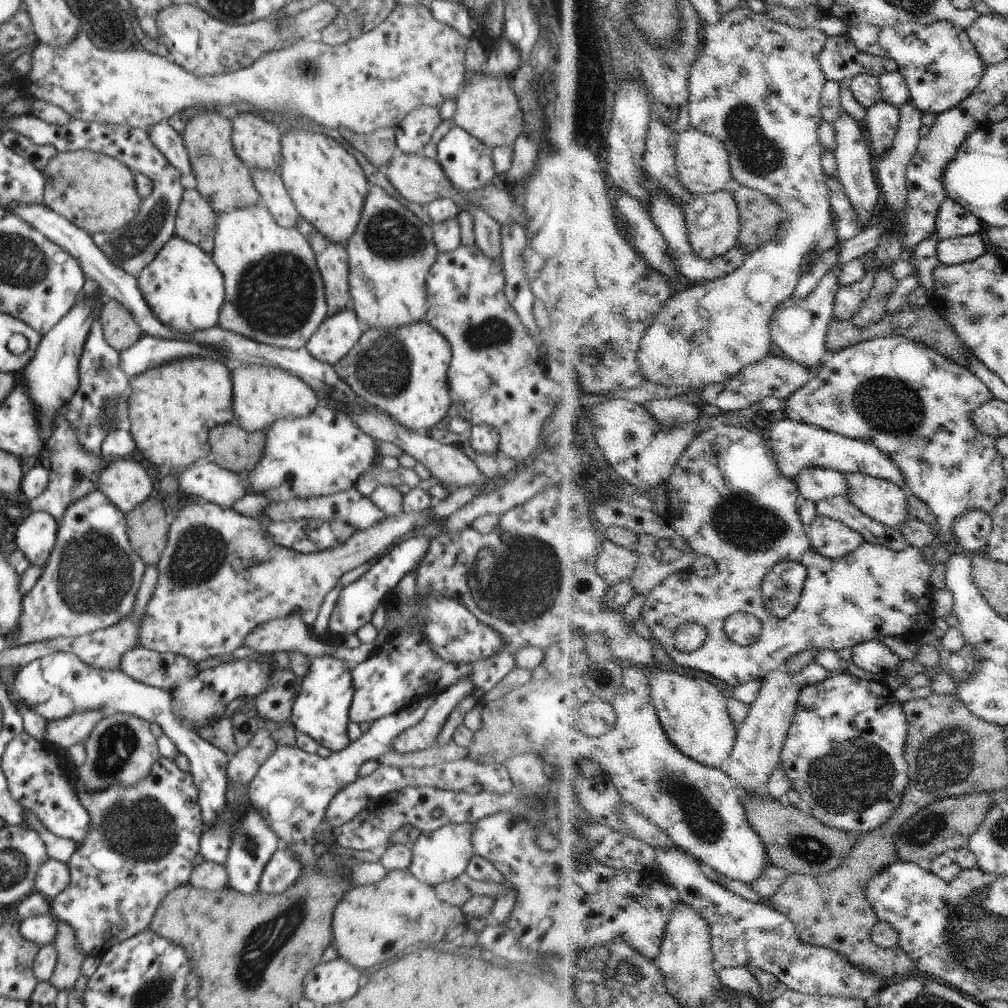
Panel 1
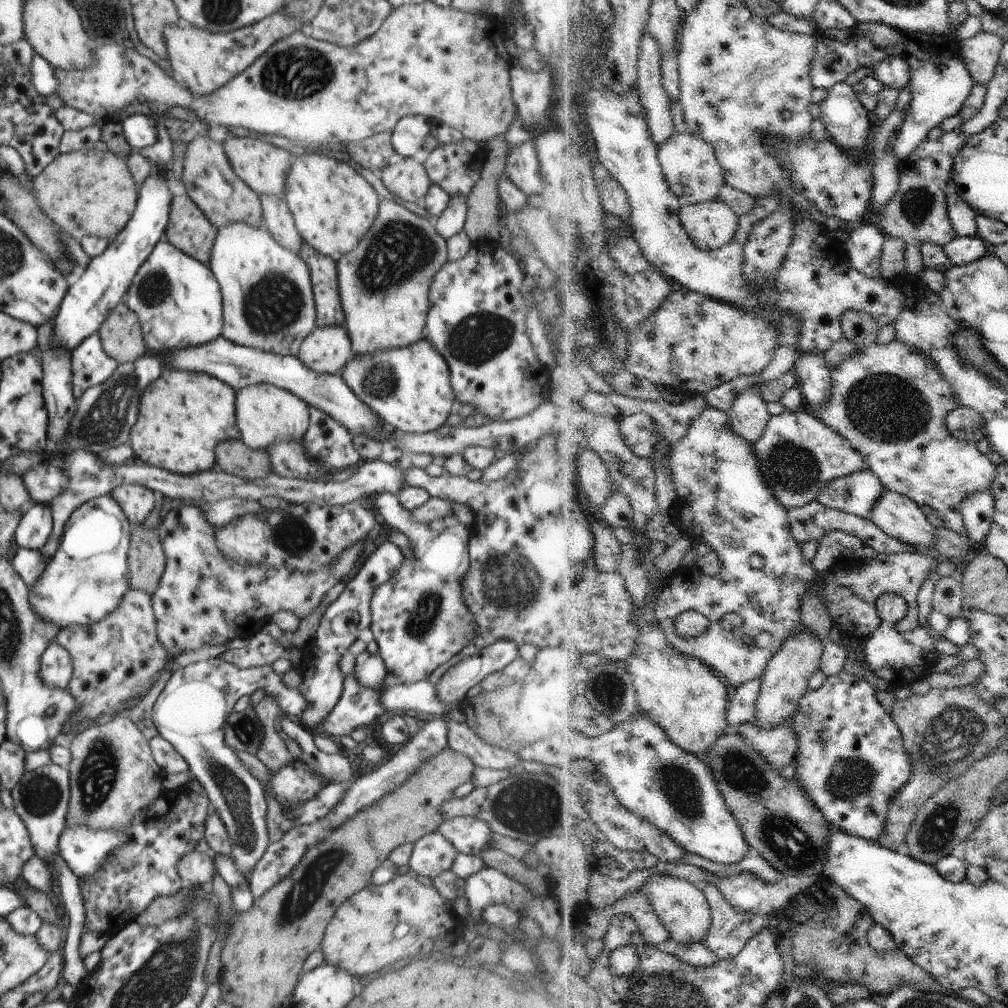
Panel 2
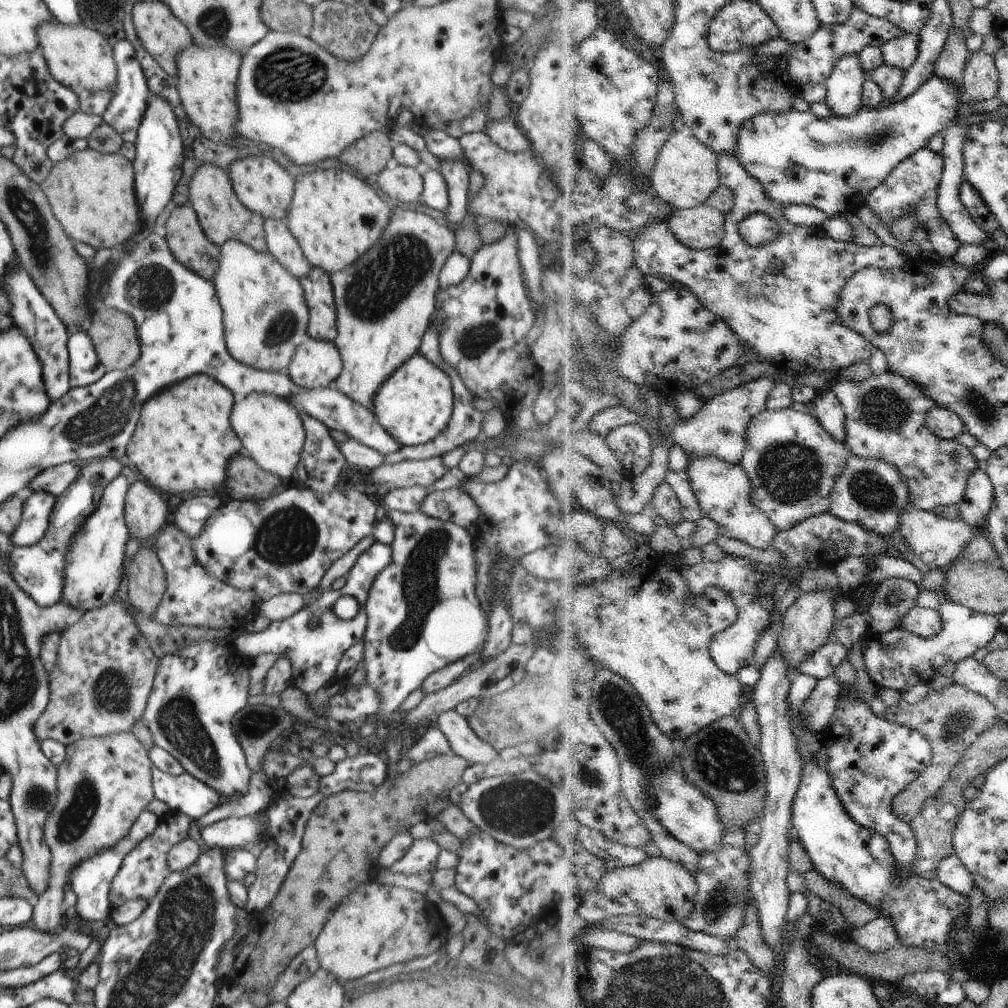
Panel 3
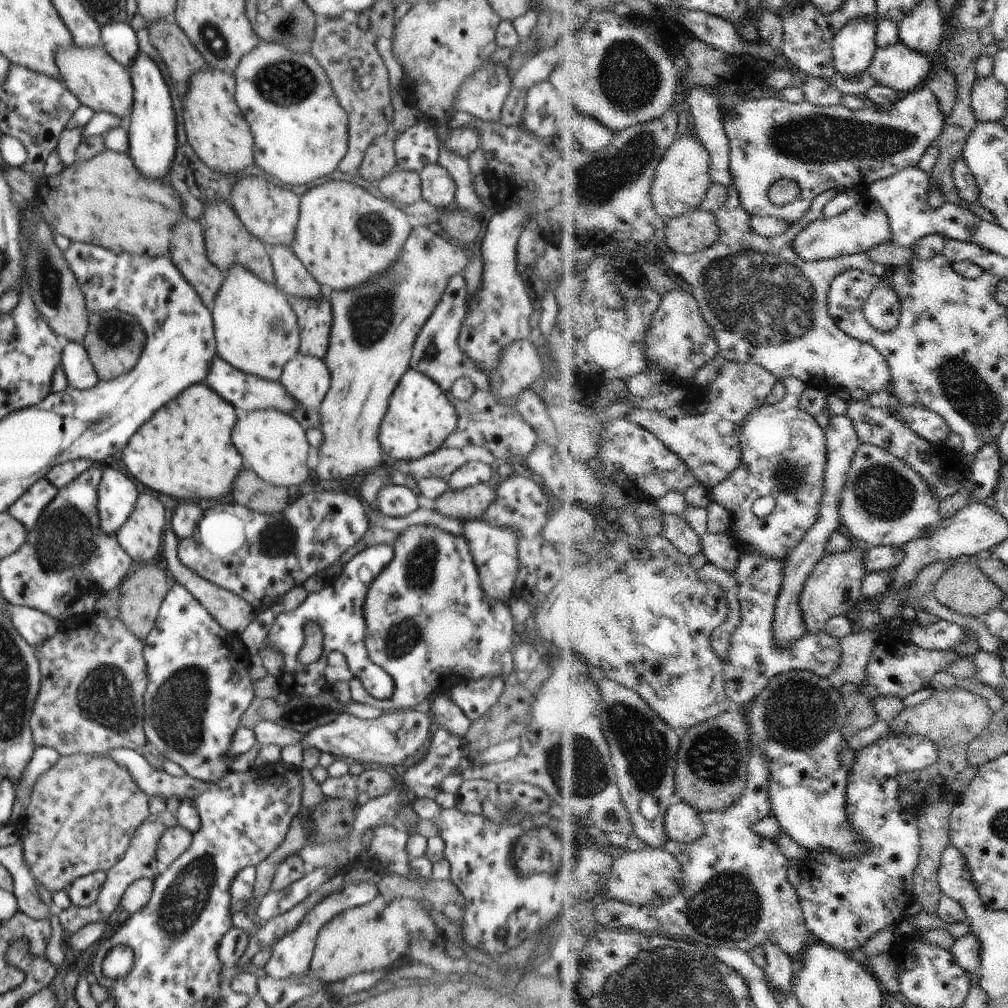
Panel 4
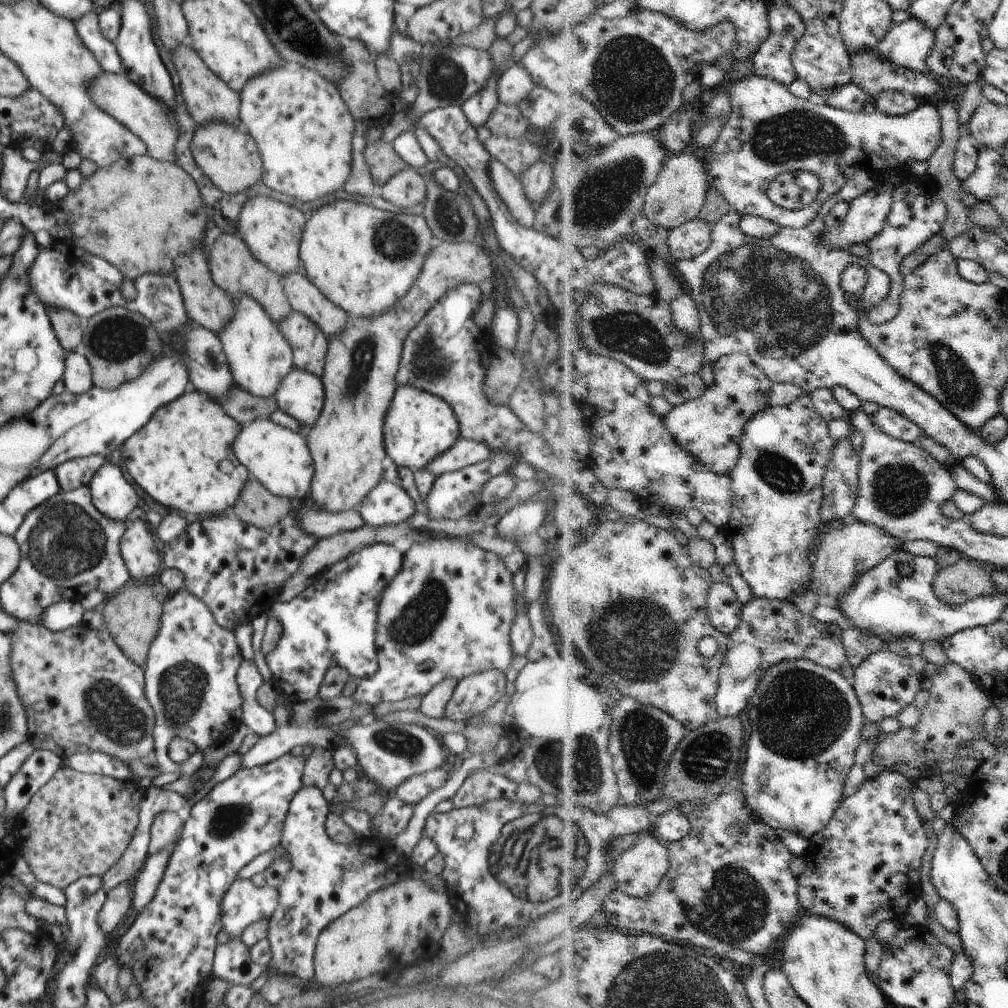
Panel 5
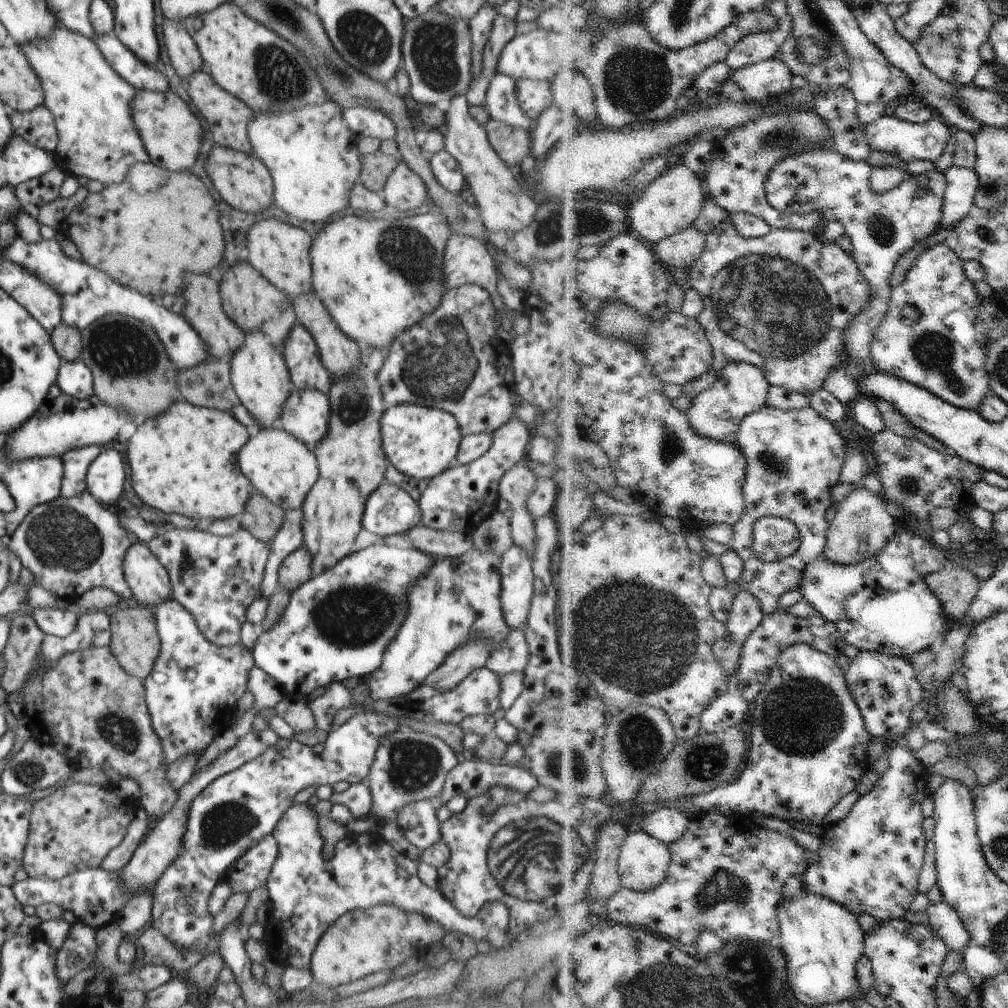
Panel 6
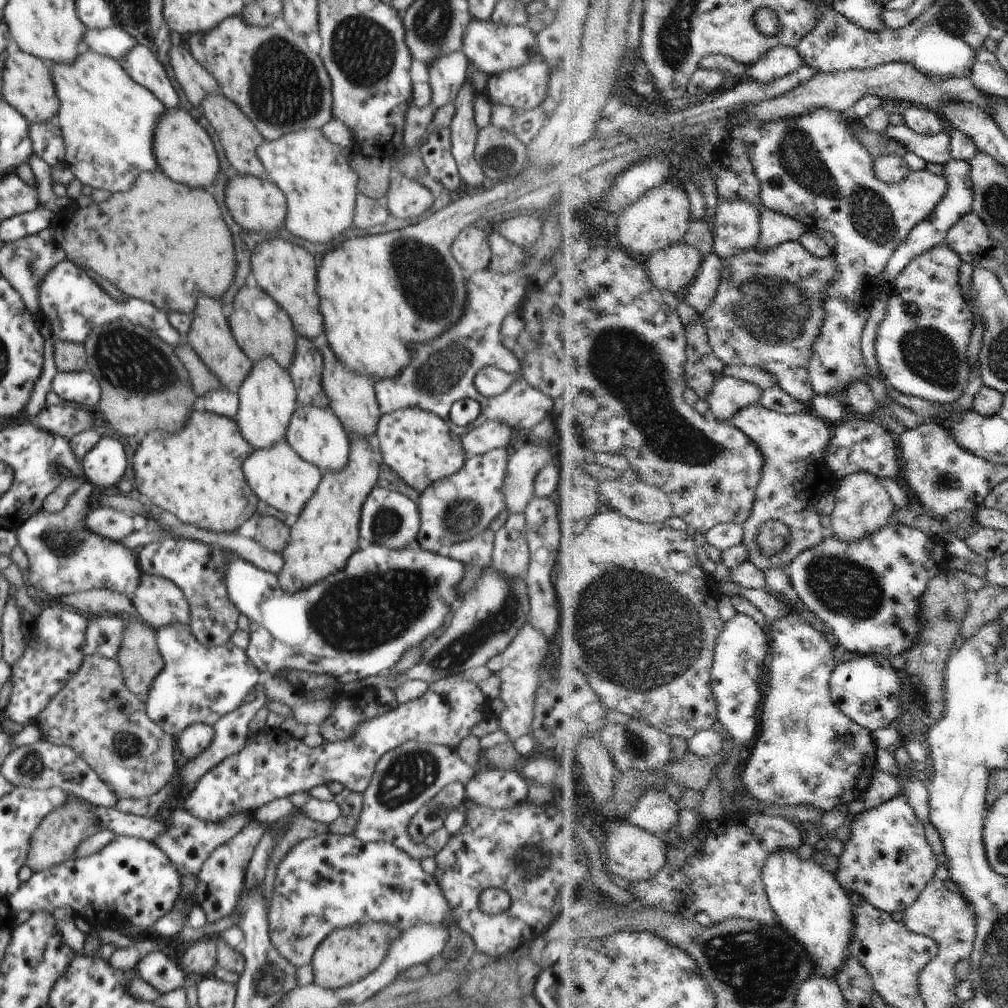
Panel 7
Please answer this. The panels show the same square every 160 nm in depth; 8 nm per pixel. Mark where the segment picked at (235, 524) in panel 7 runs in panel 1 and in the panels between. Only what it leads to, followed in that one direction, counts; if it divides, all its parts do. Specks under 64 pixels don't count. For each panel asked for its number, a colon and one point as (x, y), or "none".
1: (170, 407)
2: (181, 415)
3: (183, 439)
4: (192, 458)
5: (176, 458)
6: (184, 462)

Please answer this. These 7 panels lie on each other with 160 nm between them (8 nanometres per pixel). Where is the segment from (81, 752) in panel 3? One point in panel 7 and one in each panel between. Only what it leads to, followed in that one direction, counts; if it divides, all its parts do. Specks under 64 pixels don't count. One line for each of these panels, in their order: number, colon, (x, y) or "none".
4: (82, 812)
5: (77, 824)
6: (74, 827)
7: (53, 840)

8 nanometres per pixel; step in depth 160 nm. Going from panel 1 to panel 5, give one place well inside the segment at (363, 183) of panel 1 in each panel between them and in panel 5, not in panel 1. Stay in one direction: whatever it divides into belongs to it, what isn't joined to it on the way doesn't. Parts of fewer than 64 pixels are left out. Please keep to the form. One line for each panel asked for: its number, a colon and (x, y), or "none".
2: (332, 205)
3: (335, 217)
4: (344, 235)
5: (361, 258)

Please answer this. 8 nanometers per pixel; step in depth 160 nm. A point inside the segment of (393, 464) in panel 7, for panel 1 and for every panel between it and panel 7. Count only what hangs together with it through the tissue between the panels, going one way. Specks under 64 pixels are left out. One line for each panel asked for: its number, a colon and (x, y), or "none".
1: (402, 370)
2: (408, 387)
3: (413, 404)
4: (419, 417)
5: (418, 426)
6: (419, 441)

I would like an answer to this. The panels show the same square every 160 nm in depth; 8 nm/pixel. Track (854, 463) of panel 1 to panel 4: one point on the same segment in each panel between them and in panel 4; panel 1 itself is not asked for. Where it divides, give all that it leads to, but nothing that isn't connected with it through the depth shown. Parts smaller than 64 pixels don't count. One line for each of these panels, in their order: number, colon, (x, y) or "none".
2: (799, 454)
3: (794, 462)
4: (786, 452)

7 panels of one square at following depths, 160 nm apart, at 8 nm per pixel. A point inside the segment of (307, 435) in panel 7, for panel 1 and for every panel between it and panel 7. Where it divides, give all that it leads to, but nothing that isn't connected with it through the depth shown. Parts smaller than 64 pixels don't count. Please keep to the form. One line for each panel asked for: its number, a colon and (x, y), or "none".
1: (336, 334)
2: (326, 349)
3: (315, 363)
4: (306, 378)
5: (300, 394)
6: (304, 414)

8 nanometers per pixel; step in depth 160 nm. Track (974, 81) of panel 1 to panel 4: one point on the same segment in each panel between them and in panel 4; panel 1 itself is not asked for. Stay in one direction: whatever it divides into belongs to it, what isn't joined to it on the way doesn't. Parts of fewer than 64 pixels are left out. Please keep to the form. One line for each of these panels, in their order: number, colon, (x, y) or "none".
2: (941, 80)
3: (833, 163)
4: (823, 149)

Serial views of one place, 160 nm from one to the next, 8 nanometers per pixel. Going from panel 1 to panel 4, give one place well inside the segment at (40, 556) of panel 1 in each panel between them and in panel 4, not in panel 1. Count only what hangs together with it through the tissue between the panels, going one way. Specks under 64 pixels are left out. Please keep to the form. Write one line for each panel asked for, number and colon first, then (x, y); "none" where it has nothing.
2: (32, 530)
3: (34, 517)
4: (26, 509)

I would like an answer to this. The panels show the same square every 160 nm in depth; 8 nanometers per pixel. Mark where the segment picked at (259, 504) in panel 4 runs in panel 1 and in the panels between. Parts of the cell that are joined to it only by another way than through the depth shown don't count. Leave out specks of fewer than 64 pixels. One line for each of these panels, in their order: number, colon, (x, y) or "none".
1: (231, 447)
2: (232, 456)
3: (247, 480)

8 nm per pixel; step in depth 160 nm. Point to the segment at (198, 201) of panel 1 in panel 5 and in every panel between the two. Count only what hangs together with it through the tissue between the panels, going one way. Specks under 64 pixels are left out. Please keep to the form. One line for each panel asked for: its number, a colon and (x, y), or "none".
2: (187, 229)
3: (187, 242)
4: (186, 252)
5: (207, 305)

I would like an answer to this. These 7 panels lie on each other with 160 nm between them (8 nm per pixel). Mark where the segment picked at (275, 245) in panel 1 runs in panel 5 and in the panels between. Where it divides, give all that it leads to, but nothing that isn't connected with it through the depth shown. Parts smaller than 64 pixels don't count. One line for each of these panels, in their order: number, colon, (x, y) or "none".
2: (267, 304)
3: (264, 315)
4: (255, 329)
5: (258, 356)

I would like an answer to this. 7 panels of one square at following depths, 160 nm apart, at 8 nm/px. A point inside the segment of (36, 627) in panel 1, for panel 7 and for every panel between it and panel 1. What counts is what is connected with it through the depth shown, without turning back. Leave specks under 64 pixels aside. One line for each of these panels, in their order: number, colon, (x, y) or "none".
2: (86, 578)
3: (91, 573)
4: (116, 491)
5: (111, 494)
6: (104, 477)
7: (104, 464)

